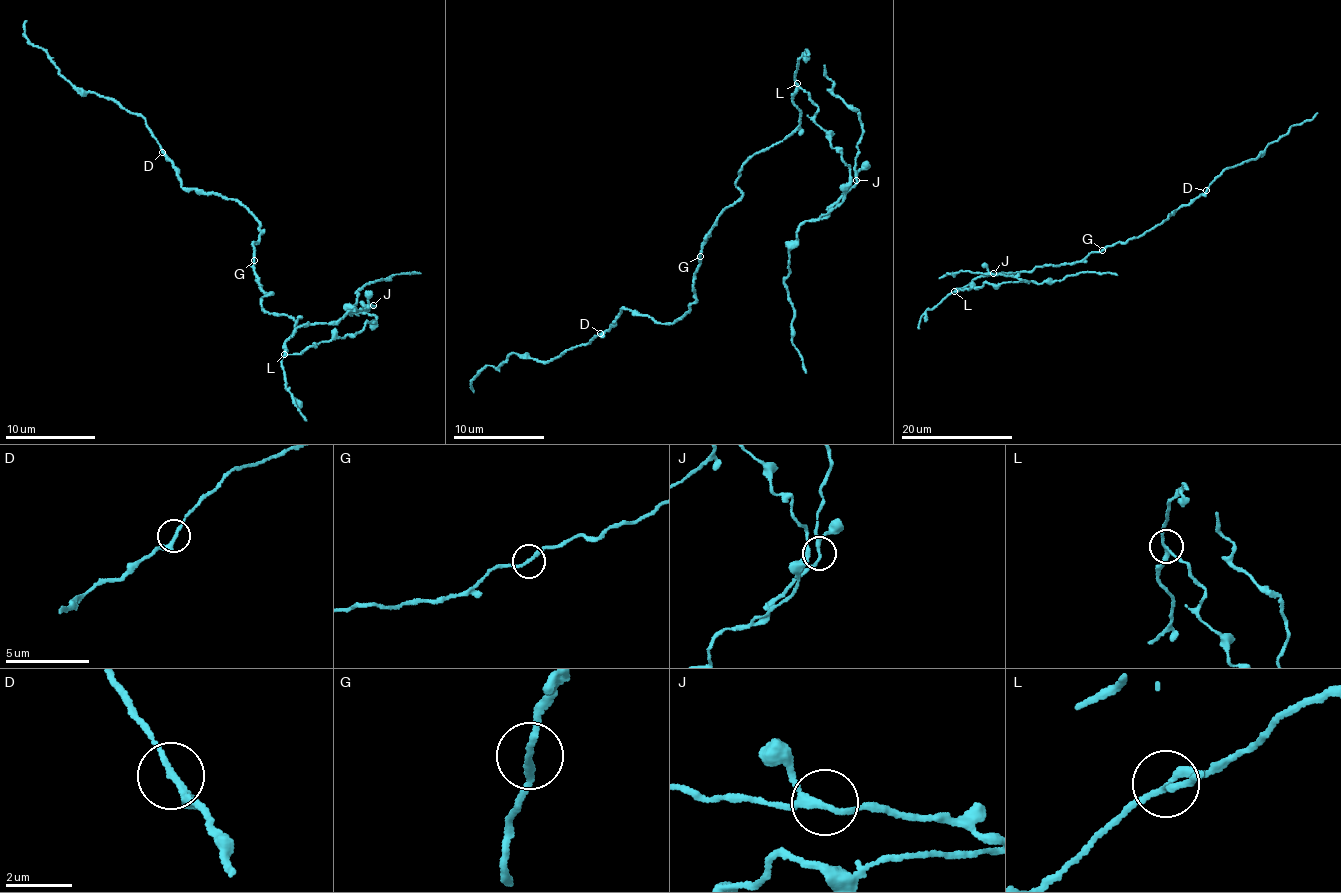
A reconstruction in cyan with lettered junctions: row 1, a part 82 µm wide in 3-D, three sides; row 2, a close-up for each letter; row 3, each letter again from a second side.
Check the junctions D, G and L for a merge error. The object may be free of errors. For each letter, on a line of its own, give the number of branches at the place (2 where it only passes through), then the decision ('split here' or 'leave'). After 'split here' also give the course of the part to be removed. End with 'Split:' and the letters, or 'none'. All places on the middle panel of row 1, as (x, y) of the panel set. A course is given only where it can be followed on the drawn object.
D: 3 branches meet; leave
G: 2 branches meet; leave
L: 3 branches meet; split here; foreign part runs (796, 83), (818, 108), (814, 121), (850, 168), (846, 195), (799, 226), (785, 282), (791, 343), (806, 373)
Split: L

